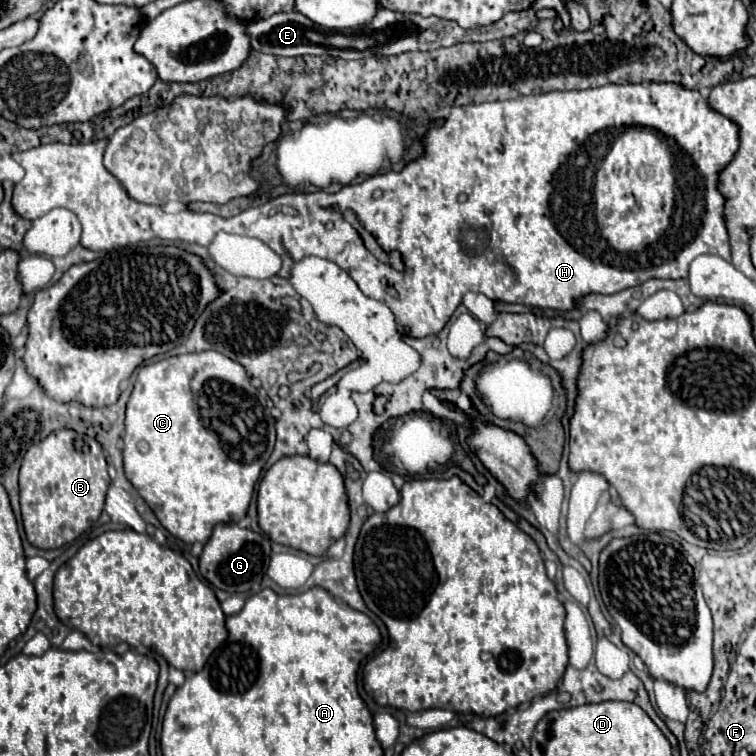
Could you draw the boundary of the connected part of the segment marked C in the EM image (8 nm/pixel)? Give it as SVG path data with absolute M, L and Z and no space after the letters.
M194 352L194 354L180 354L180 356L172 356L172 358L164 358L160 362L152 362L140 368L138 376L136 376L136 384L132 390L132 396L128 400L128 408L126 408L126 430L124 430L124 470L126 470L126 478L132 482L132 486L138 490L138 494L146 500L146 504L152 508L152 512L156 514L156 518L160 520L160 524L176 538L180 538L182 542L194 544L206 544L214 526L220 522L240 522L246 512L248 512L248 504L252 500L254 494L254 486L260 478L260 472L266 464L266 460L272 454L274 448L274 418L270 414L268 408L268 396L266 392L260 388L254 388L250 384L250 378L246 374L246 370L230 360L228 356L220 354L220 352Z

